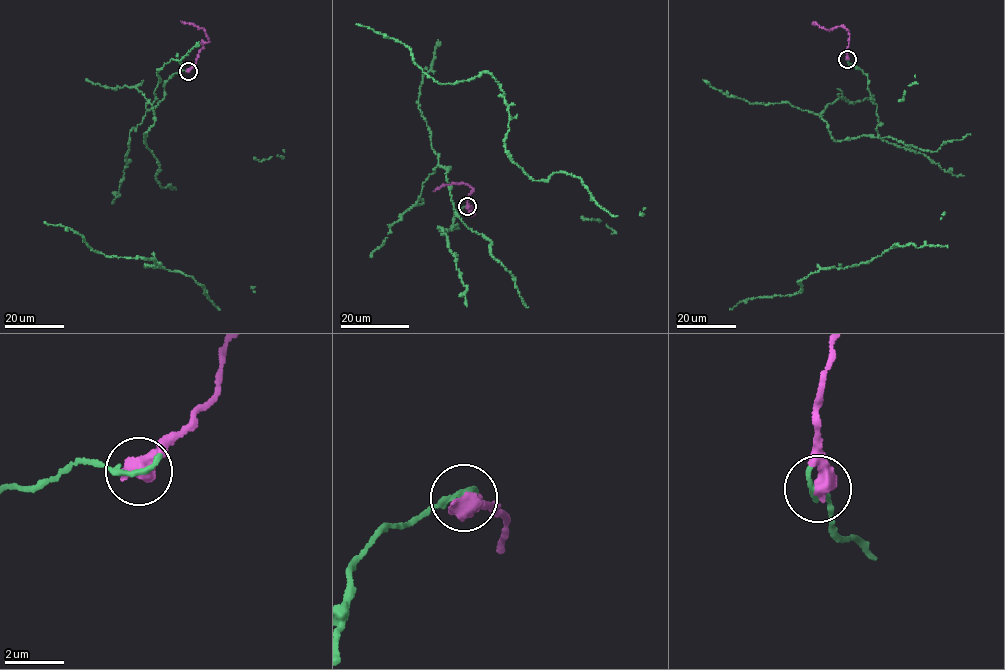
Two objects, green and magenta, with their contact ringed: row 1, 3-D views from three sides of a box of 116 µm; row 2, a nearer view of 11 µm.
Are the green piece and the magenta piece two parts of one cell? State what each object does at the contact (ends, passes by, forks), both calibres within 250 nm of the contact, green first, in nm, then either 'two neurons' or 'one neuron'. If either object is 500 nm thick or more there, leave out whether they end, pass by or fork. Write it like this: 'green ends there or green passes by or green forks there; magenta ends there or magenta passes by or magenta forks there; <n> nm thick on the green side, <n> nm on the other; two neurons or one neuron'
240 nm thick on the green side, 600 nm on the other; one neuron

